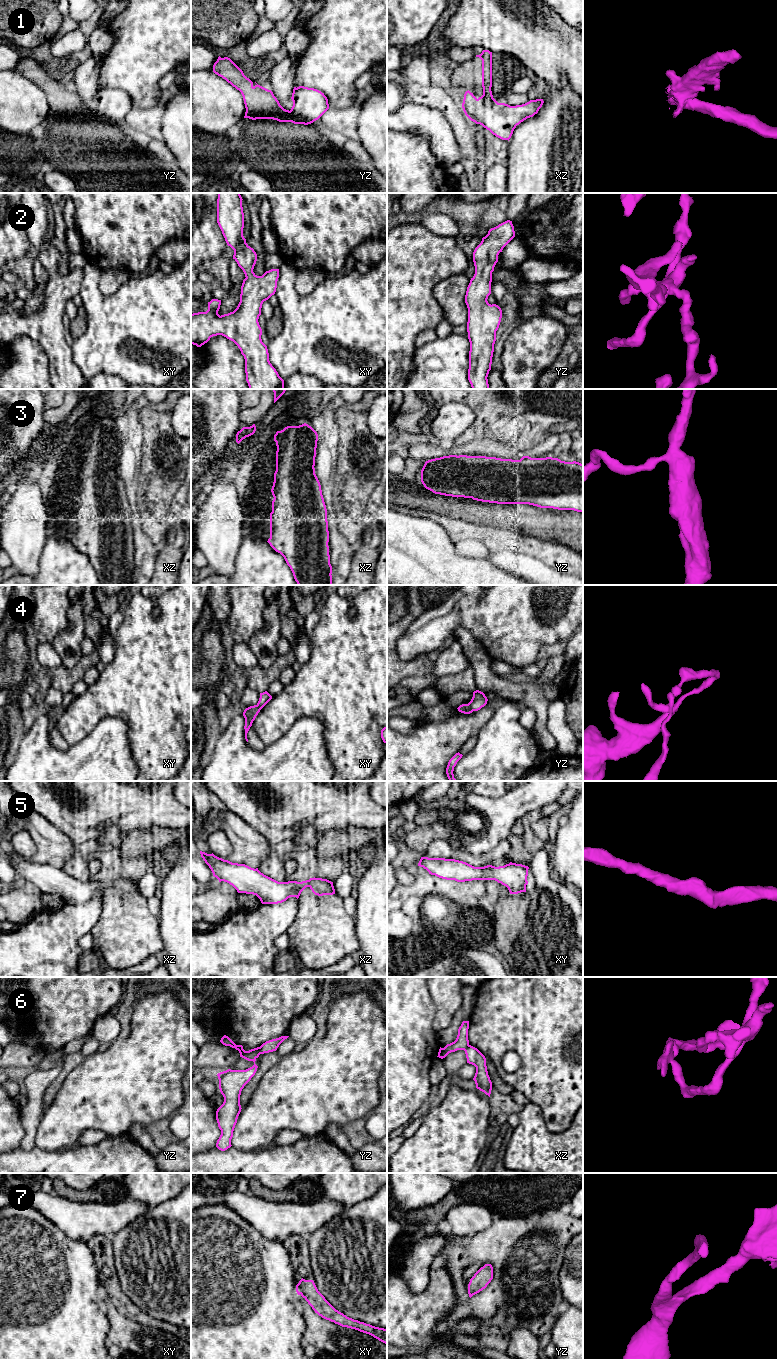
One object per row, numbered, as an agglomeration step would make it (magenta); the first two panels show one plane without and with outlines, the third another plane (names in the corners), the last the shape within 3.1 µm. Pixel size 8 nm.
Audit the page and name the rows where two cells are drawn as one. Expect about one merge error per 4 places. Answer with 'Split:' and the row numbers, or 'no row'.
Split: 1, 4, 6

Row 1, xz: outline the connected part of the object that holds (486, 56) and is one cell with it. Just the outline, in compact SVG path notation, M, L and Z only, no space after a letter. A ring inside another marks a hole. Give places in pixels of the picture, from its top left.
M483 50L480 55L476 55L482 60L482 87L483 96L488 96L488 99L482 99L486 104L490 103L493 98L492 87L492 52Z

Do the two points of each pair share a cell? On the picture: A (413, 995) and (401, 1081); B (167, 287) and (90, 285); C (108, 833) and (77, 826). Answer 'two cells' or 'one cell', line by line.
A: one cell
B: one cell
C: two cells

